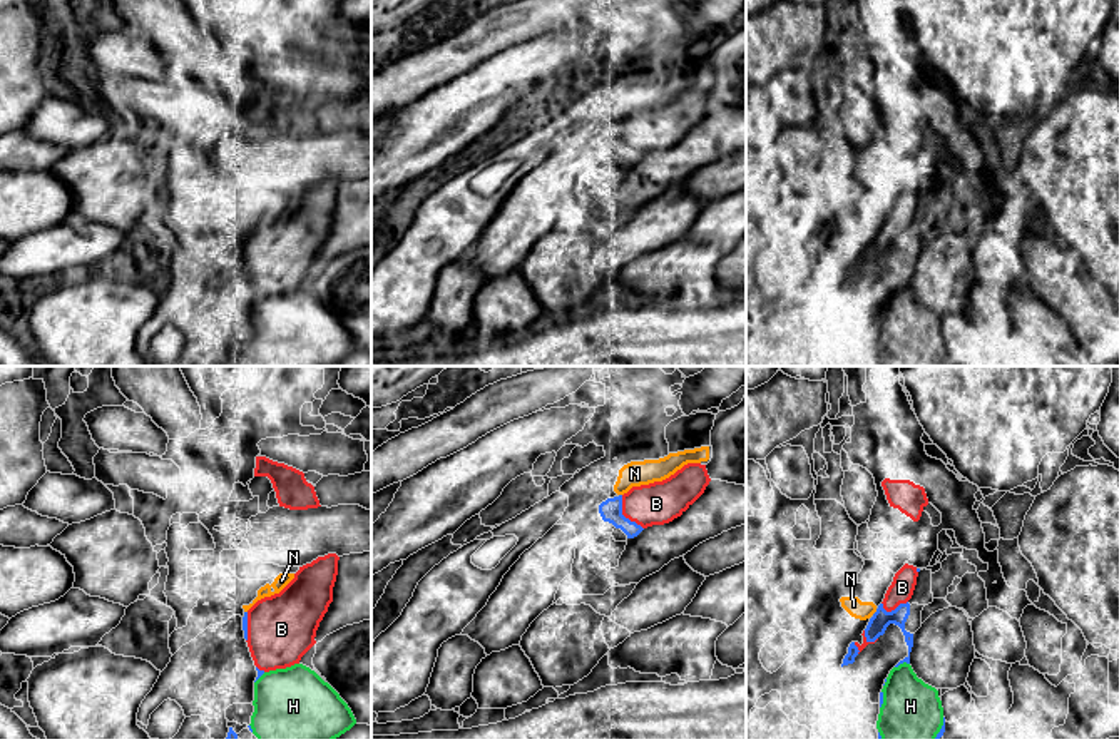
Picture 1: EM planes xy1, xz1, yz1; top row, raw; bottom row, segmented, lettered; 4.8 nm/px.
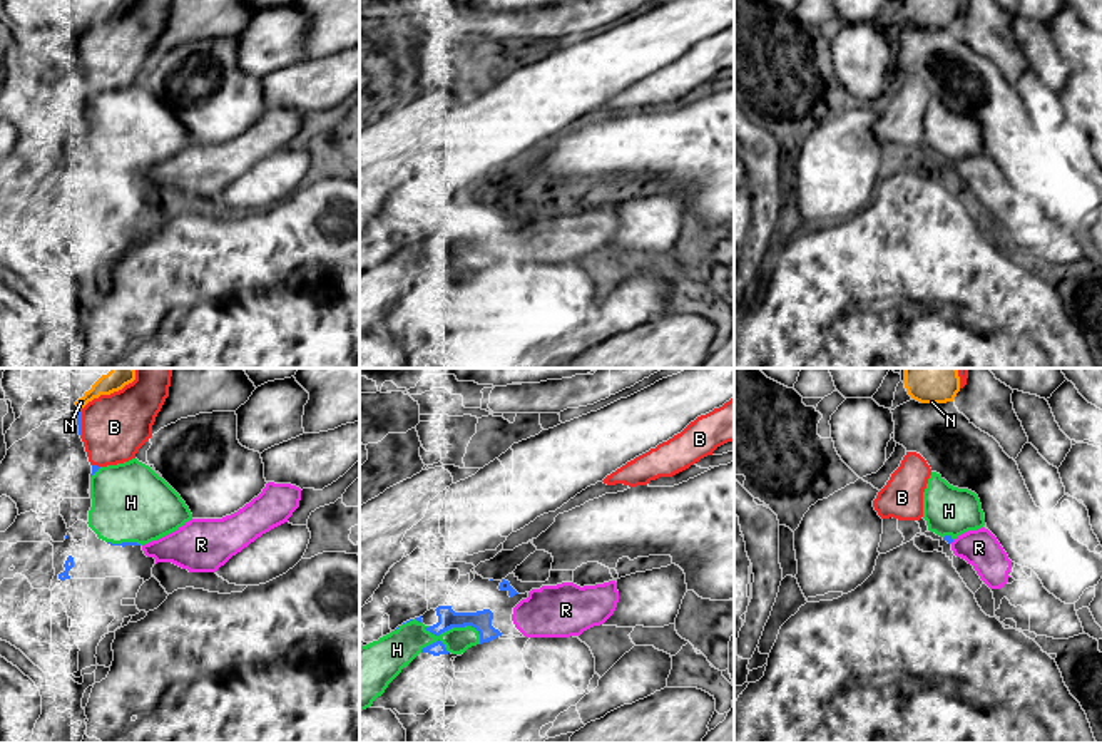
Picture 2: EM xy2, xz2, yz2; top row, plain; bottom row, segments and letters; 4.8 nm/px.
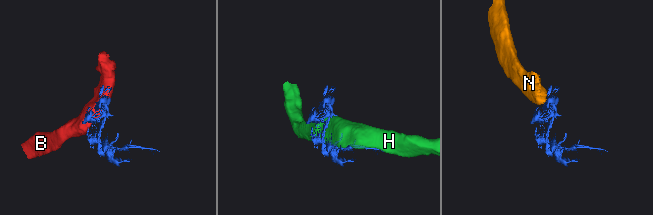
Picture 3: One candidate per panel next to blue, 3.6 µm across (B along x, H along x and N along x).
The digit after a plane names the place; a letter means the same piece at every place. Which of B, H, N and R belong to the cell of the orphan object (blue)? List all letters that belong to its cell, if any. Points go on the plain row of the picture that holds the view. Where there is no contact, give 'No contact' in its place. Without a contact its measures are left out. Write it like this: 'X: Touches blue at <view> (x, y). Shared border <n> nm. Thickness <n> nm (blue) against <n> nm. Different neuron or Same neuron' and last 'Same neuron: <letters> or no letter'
B: Touches blue at xz1 (623, 141). Shared border 200 nm. Thickness 110 nm (blue) against 200 nm. Different neuron
H: Touches blue at xz2 (454, 251). Shared border 300 nm. Thickness 100 nm (blue) against 160 nm. Different neuron
N: Touches blue at yz1 (875, 238). Shared border 40 nm. Thickness 90 nm (blue) against 90 nm. Different neuron
R: Touches blue at yz2 (952, 166). Shared border 30 nm. Thickness 40 nm (blue) against 180 nm. Same neuron
Same neuron: R

